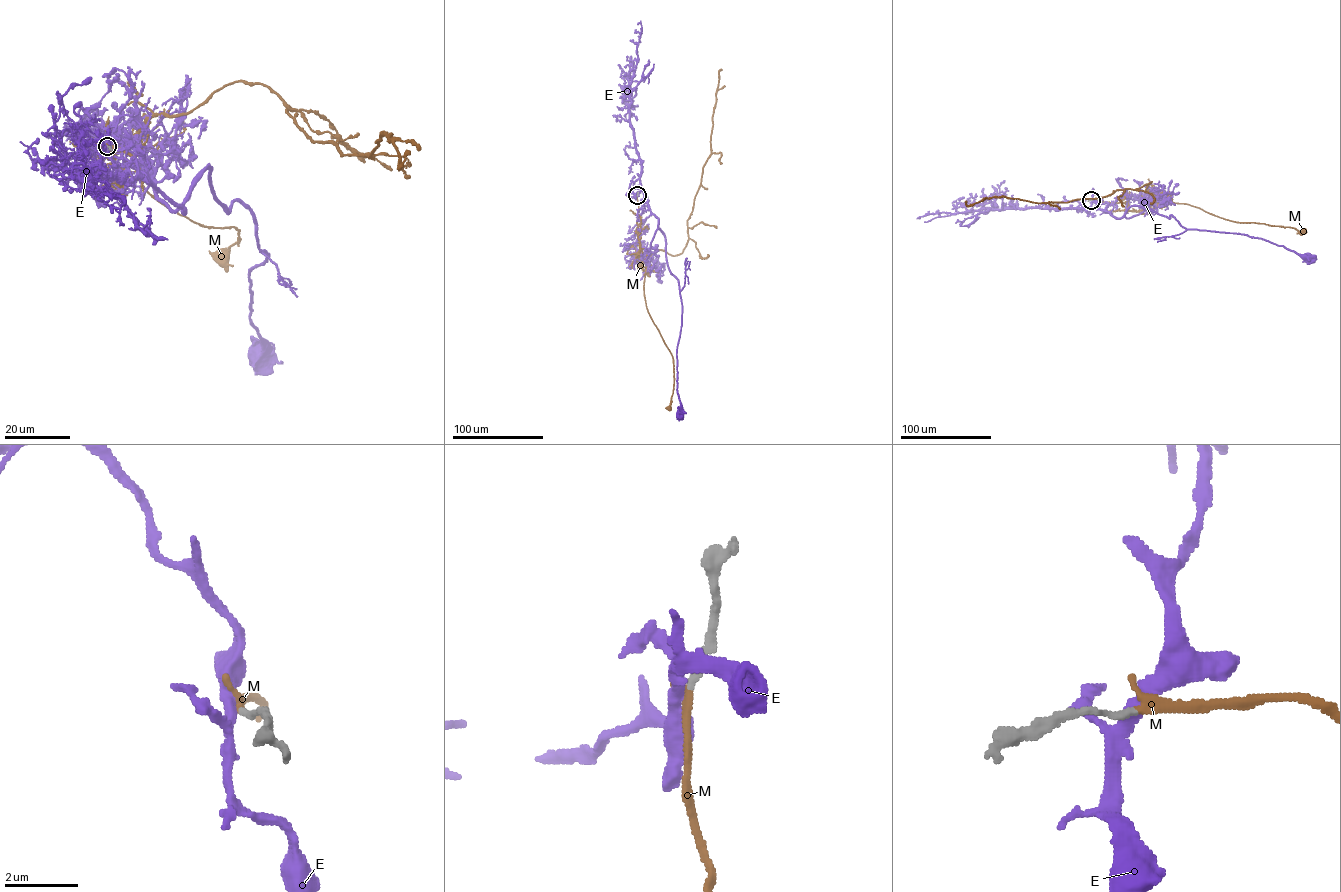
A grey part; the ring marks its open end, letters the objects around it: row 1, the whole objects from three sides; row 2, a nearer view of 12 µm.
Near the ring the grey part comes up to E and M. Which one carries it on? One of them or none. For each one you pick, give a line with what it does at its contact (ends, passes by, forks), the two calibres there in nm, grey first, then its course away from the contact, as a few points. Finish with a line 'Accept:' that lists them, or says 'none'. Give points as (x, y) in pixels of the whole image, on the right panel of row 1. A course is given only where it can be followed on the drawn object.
M: it ends; calibres 160 and 240 nm; course (1091, 200), (1123, 202), (1129, 210), (1139, 211), (1148, 208), (1159, 196), (1232, 221), (1304, 231)
Accept: M

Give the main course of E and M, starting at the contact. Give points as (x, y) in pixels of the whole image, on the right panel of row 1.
E: (1091, 200), (1087, 209), (1115, 217), (1143, 206), (1187, 229), (1248, 235), (1308, 259)
M: (1091, 200), (1123, 202), (1129, 210), (1139, 211), (1148, 208), (1159, 196), (1232, 221), (1304, 231)

